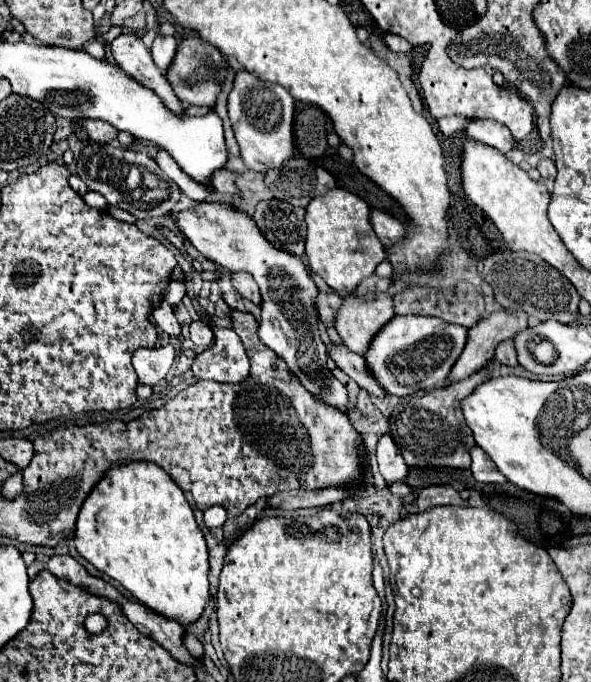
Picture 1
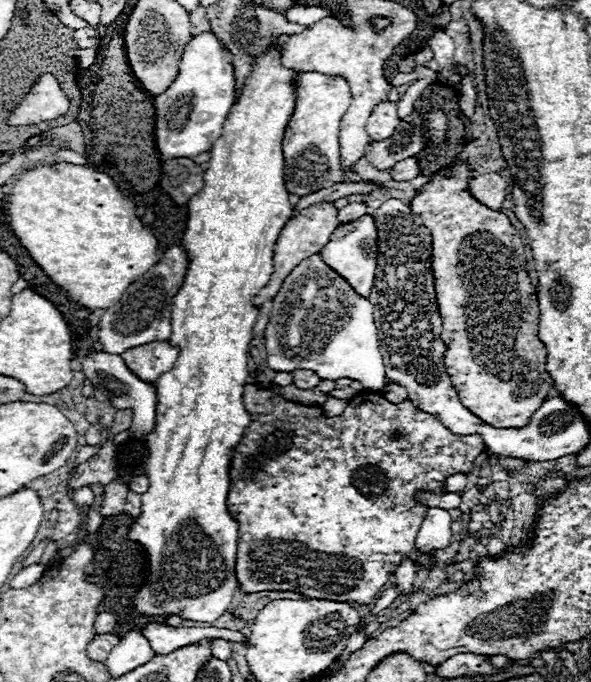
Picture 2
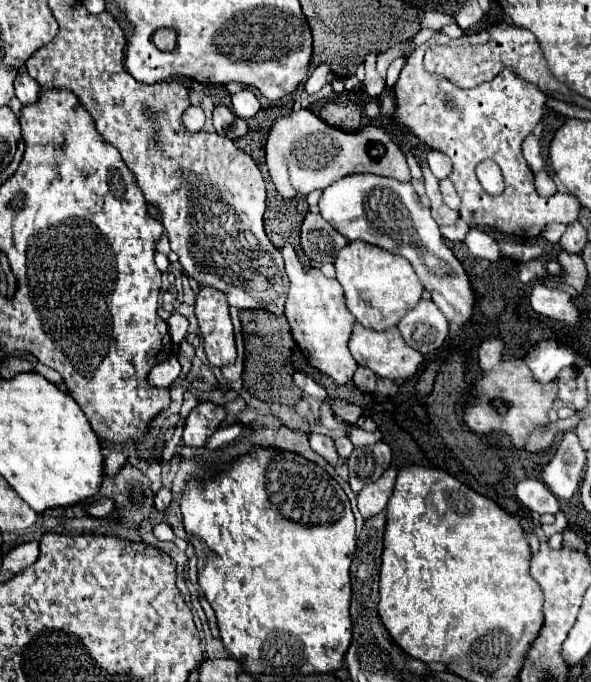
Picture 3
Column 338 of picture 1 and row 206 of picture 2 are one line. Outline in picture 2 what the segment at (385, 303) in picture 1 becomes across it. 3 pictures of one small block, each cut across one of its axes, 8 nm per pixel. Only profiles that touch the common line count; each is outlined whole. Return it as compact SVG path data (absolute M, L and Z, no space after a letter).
M322 202L322 204L312 204L304 210L300 210L298 216L292 216L288 220L288 224L284 224L284 230L280 232L278 240L276 240L276 248L274 248L274 268L276 272L272 274L272 280L256 294L256 306L262 306L264 300L270 300L276 296L276 292L280 290L284 278L288 276L288 272L292 272L292 268L296 264L300 264L300 260L318 254L324 244L330 240L332 232L338 226L338 208L334 208L332 202Z

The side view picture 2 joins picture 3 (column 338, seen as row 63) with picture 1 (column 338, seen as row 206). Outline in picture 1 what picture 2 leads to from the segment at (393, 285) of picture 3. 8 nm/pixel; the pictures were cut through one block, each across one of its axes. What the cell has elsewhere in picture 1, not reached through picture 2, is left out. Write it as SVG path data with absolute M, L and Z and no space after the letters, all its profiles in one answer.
M332 188L324 196L316 196L306 206L306 260L312 270L340 296L352 294L360 280L374 274L374 268L386 258L384 246L372 230L370 208L356 194Z

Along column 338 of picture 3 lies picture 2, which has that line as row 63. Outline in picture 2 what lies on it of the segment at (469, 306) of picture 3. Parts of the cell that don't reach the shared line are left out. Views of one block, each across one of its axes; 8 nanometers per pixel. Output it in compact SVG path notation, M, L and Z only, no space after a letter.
M212 30L190 38L180 60L180 72L170 86L154 98L156 146L162 158L194 158L208 152L222 136L222 126L236 94L232 54Z

